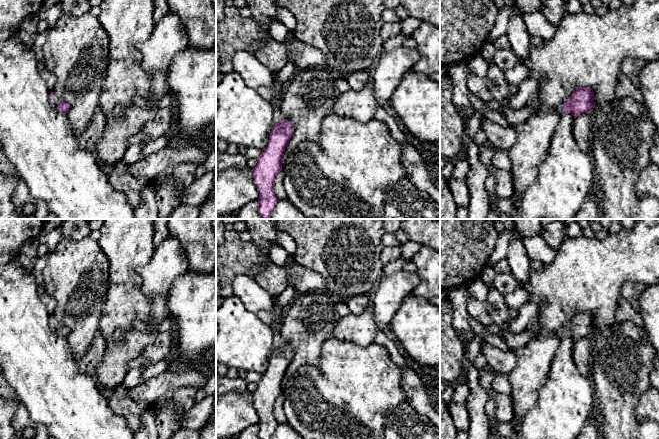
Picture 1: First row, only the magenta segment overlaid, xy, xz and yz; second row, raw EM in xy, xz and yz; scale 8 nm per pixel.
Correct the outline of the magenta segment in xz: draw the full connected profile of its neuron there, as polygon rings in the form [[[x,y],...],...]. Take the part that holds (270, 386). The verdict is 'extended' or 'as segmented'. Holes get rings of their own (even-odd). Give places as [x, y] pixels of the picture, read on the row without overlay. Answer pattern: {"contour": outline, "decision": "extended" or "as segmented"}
{"contour": [[[272,296],[273,321],[269,325],[273,332],[273,339],[277,345],[270,357],[269,367],[257,382],[257,389],[252,393],[255,410],[259,416],[260,439],[271,439],[279,425],[274,417],[274,404],[282,394],[285,373],[294,357],[294,349],[286,344],[281,335],[281,325],[285,310],[279,306],[279,296]]], "decision": "extended"}

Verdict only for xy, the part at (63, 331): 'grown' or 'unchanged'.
grown

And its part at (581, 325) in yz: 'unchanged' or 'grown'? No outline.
grown

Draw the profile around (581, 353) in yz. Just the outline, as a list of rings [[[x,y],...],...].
[[[583,337],[574,341],[572,356],[580,373],[587,378],[591,378],[591,347],[589,337]]]

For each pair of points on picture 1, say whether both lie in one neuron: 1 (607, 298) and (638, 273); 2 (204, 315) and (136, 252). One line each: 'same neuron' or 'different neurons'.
1: same neuron
2: different neurons

